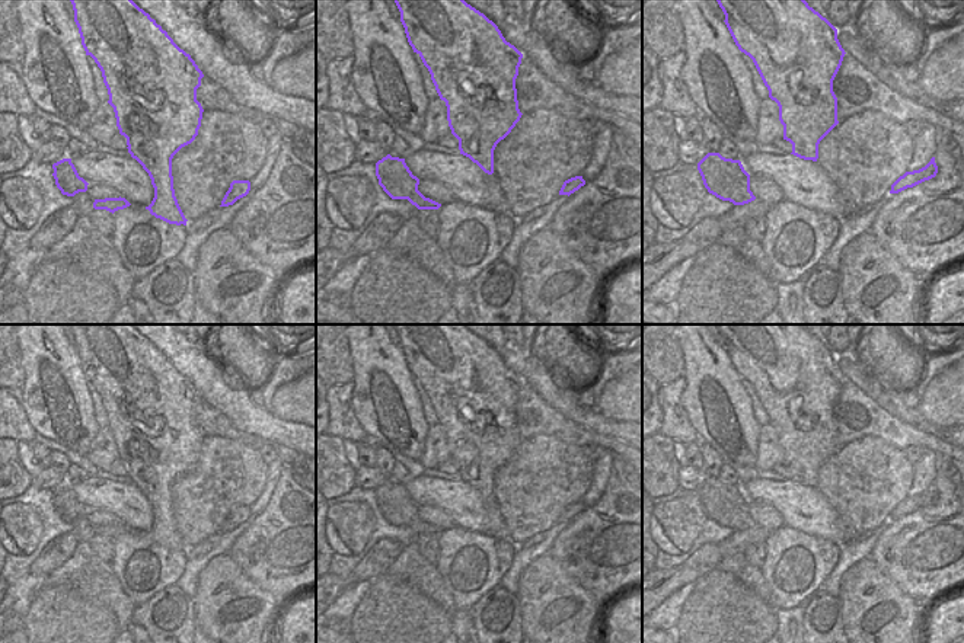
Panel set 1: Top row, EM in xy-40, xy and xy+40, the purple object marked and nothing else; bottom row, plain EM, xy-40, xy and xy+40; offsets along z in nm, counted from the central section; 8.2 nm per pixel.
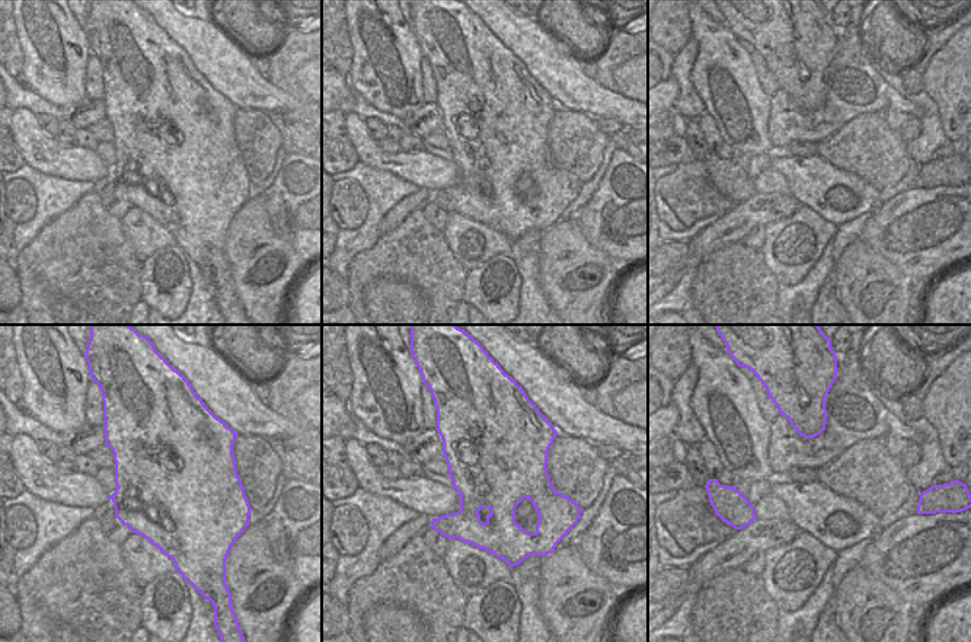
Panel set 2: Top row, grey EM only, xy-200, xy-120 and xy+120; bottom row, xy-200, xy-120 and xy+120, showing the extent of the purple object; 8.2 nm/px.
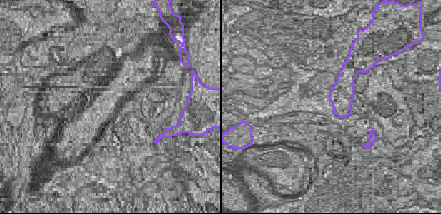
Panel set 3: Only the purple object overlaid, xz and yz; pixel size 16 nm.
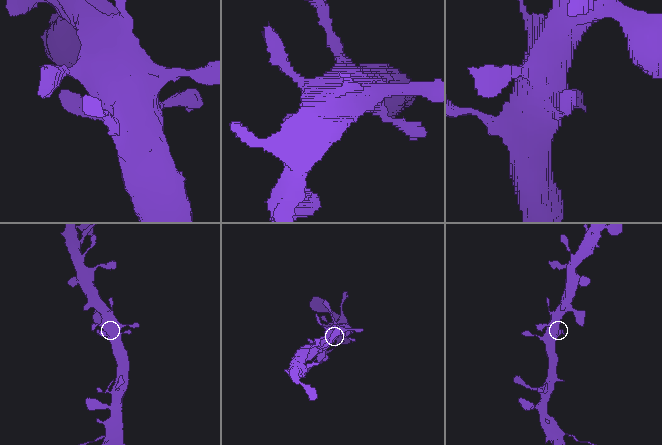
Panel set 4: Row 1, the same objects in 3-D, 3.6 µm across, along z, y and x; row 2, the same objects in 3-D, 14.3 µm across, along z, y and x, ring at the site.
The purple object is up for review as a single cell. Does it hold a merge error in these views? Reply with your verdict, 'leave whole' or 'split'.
leave whole

